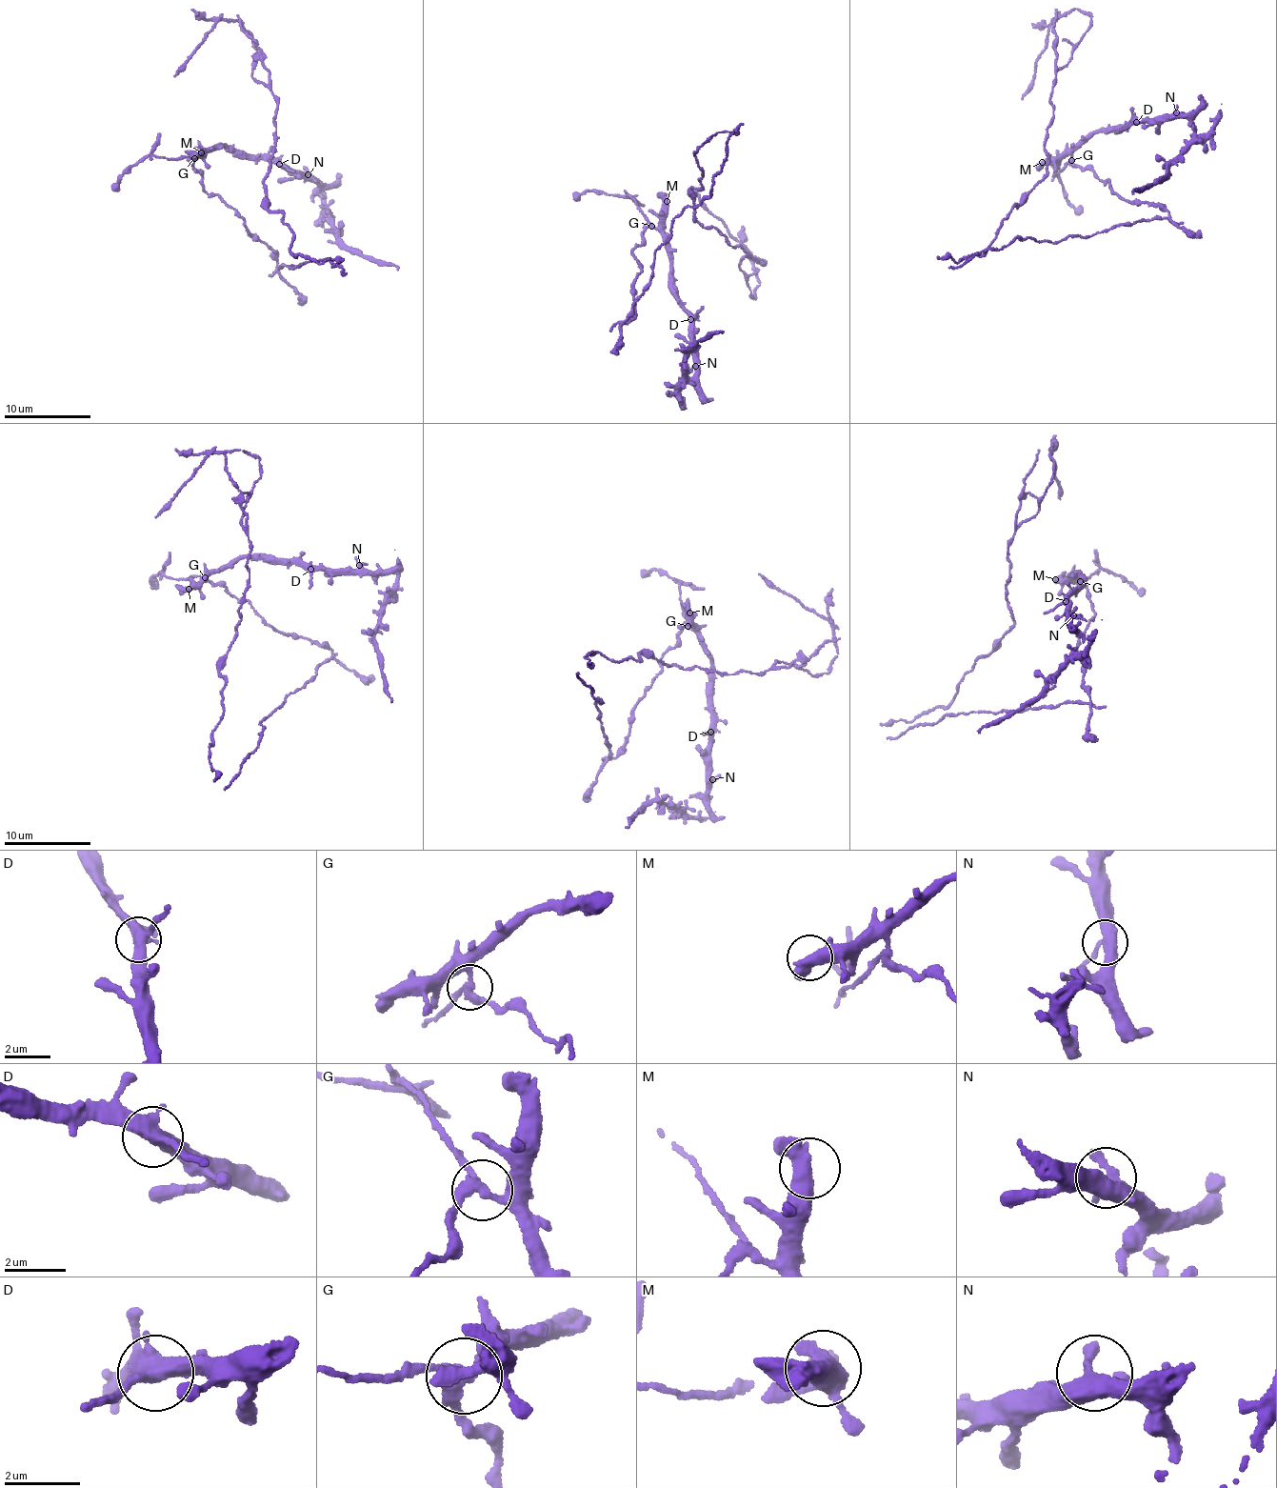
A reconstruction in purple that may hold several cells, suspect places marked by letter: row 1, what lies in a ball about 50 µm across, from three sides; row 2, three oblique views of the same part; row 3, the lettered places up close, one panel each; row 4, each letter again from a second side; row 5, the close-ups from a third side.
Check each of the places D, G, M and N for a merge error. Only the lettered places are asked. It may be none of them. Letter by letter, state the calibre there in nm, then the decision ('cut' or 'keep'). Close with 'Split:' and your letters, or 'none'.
D: 480 nm | keep
G: 280 nm | cut
M: 400 nm | keep
N: 280 nm | keep
Split: G

